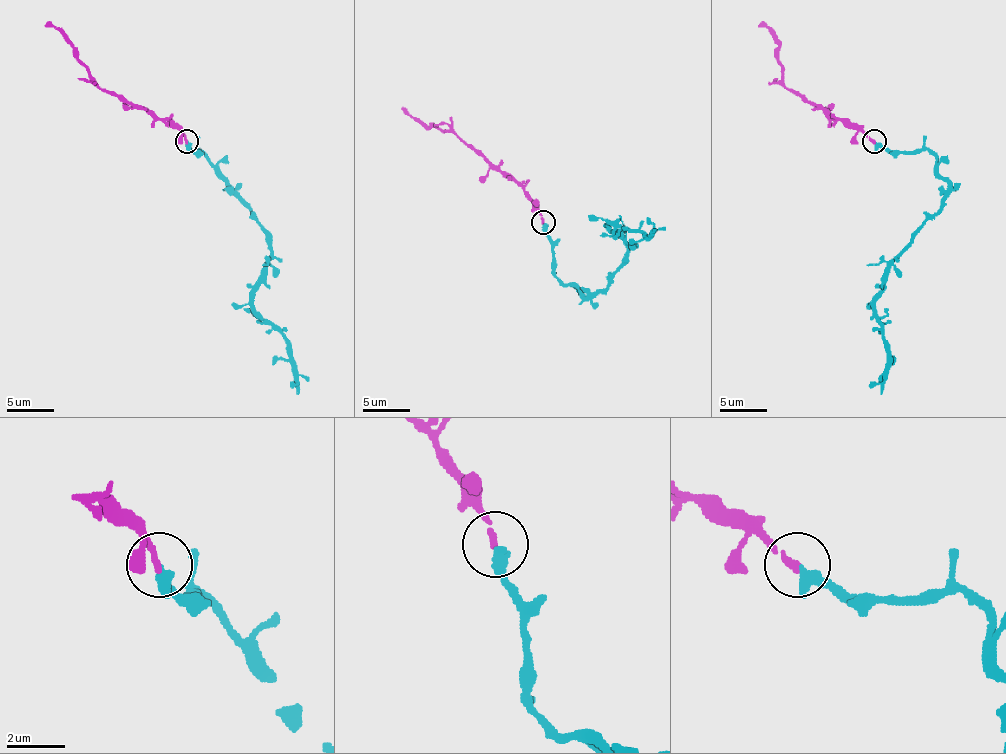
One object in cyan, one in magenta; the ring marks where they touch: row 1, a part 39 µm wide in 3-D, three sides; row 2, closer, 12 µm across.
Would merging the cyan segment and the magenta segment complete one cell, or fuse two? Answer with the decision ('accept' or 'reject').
accept

